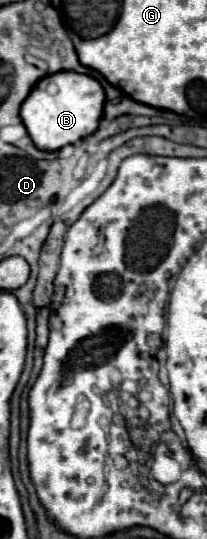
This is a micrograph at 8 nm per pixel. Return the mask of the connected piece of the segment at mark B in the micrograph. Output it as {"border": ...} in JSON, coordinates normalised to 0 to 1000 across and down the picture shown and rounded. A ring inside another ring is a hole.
{"border":[[[271,134],[213,141],[164,160],[126,189],[97,197],[97,219],[184,278],[271,282],[464,245],[502,204],[502,186],[502,163],[444,141],[377,134]]]}

